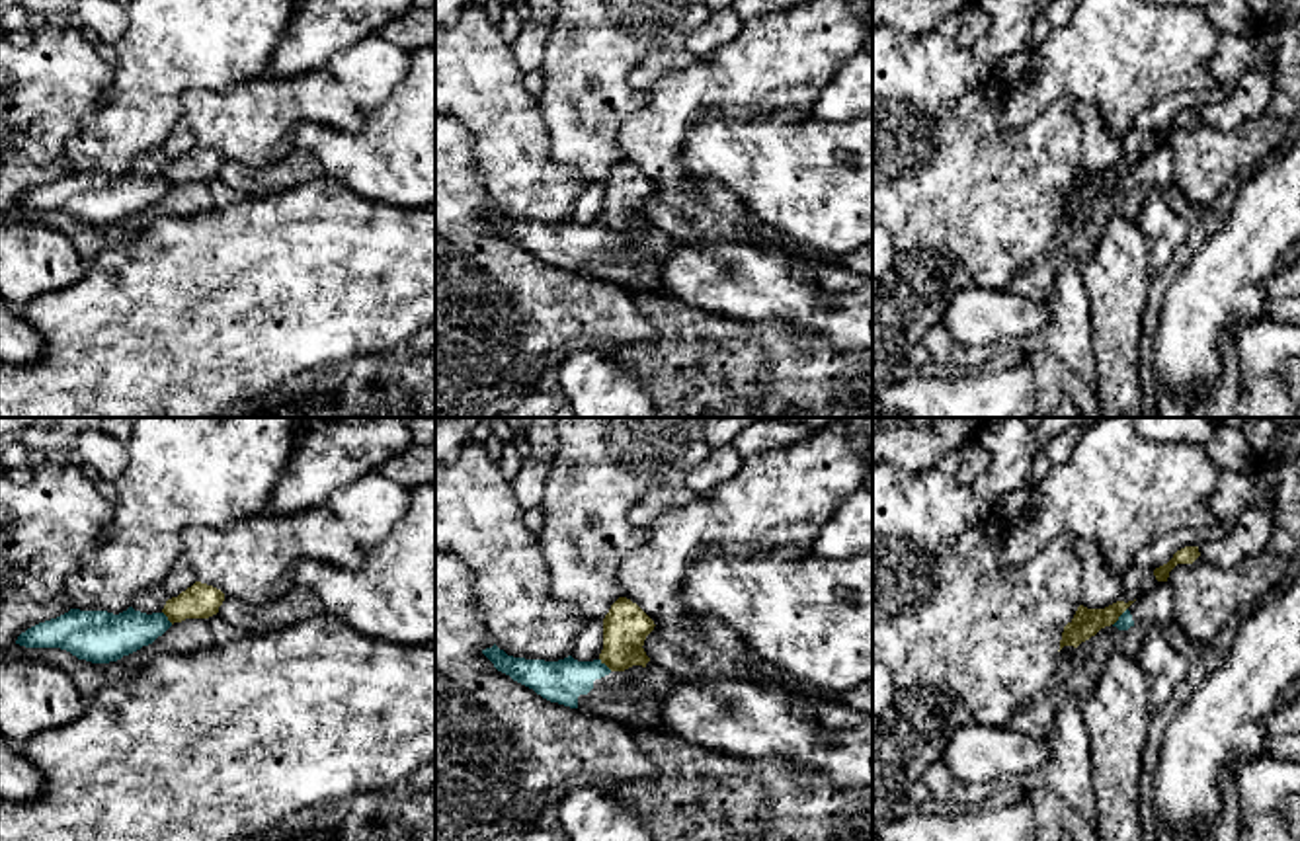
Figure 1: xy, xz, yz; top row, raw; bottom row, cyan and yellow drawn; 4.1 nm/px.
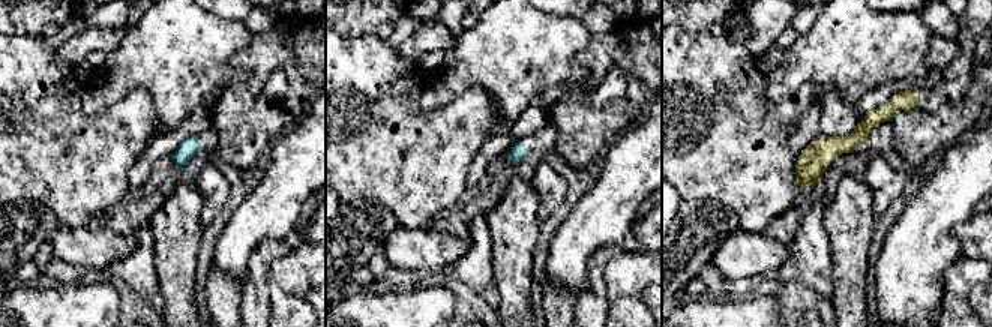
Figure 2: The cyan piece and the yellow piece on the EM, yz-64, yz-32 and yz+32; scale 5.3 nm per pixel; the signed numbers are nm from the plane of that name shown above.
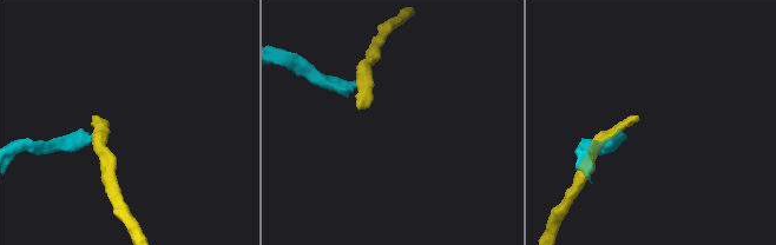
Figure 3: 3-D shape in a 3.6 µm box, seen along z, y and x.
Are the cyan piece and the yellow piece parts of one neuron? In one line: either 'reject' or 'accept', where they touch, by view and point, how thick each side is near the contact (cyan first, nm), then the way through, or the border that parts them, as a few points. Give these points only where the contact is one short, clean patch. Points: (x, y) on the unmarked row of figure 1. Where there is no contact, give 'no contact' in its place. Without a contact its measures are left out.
reject; meets cyan in yz at (1119, 180); 70 nm thick on the cyan side, 120 nm on the other; border along yz (1127, 170), (1113, 188)

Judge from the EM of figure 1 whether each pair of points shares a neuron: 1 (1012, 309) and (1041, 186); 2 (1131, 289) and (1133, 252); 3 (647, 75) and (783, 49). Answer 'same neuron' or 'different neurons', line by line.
1: different neurons
2: same neuron
3: different neurons

